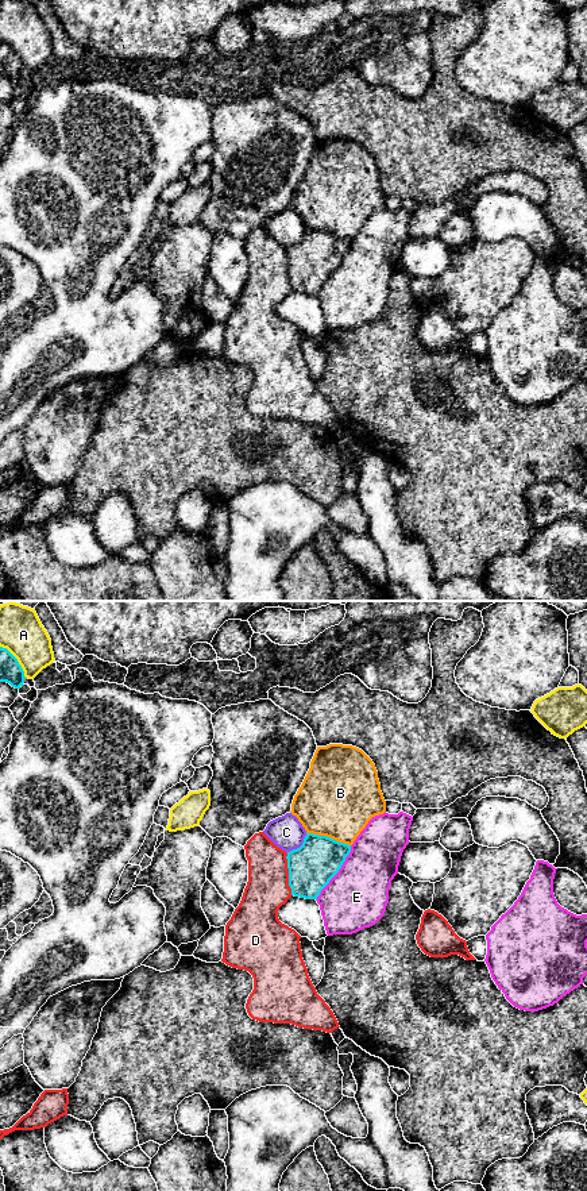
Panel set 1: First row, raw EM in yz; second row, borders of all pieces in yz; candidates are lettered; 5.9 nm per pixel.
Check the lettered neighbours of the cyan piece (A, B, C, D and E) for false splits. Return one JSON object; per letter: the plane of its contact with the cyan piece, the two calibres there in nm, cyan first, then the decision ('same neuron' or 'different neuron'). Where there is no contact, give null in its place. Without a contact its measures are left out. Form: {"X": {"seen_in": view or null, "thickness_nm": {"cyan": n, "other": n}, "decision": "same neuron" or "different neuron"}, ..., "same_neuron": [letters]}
{"A": {"seen_in": "yz", "thickness_nm": {"cyan": 140, "other": 260}, "decision": "different neuron"}, "B": {"seen_in": "yz", "thickness_nm": {"cyan": 280, "other": 460}, "decision": "different neuron"}, "C": {"seen_in": "yz", "thickness_nm": {"cyan": 280, "other": 200}, "decision": "different neuron"}, "D": {"seen_in": "yz", "thickness_nm": {"cyan": 280, "other": 260}, "decision": "different neuron"}, "E": {"seen_in": "yz", "thickness_nm": {"cyan": 280, "other": 360}, "decision": "different neuron"}, "same_neuron": []}

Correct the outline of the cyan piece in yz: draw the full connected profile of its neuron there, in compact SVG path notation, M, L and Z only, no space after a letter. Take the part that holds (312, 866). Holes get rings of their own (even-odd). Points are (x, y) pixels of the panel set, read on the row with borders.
M306 833L300 848L287 852L291 895L317 899L321 890L339 872L351 845L327 836Z

